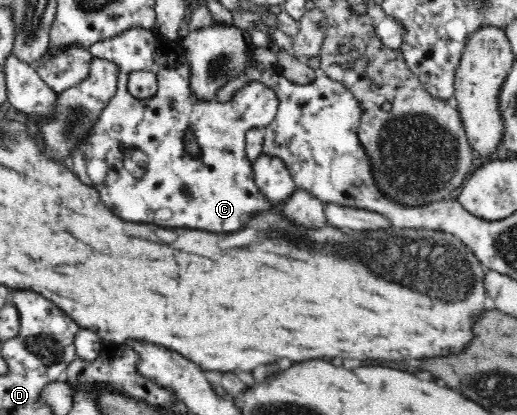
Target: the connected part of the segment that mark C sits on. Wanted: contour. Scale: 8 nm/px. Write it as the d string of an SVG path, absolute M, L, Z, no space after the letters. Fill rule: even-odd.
M129 30L111 40L97 42L91 46L90 54L92 58L107 60L117 66L117 89L115 97L100 114L95 129L74 150L71 156L72 171L81 182L97 190L113 214L129 222L175 228L187 226L209 232L235 232L257 210L273 207L256 185L252 162L245 153L246 132L252 128L263 130L276 117L279 101L273 90L254 81L236 91L225 102L199 100L191 91L191 61L187 59L185 49L178 41L167 40L158 32L149 30ZM137 70L156 74L158 92L153 98L141 101L128 92L128 76ZM187 135L191 135L193 143L197 145L197 151L193 154L184 144Z

